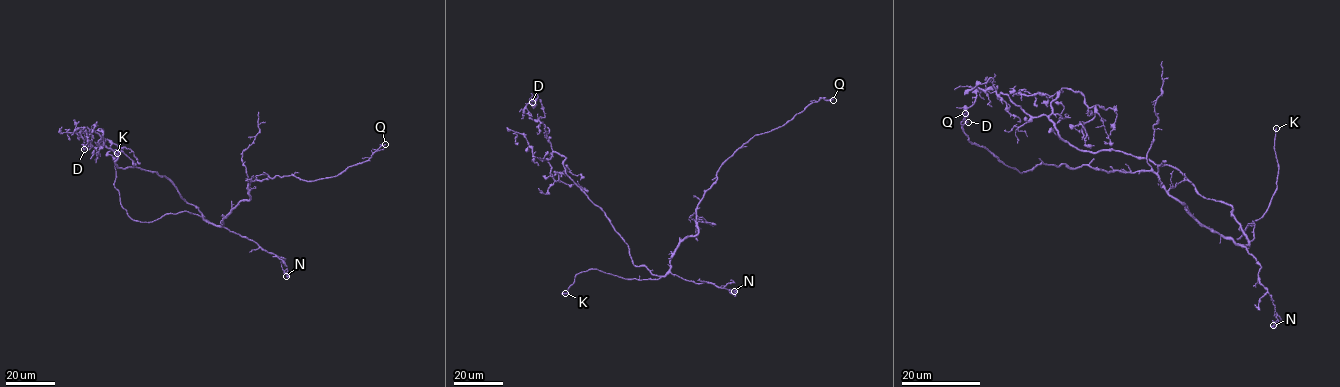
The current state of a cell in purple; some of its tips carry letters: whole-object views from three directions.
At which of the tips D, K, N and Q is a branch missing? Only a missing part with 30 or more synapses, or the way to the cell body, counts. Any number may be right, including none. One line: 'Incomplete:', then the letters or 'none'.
Incomplete: K

